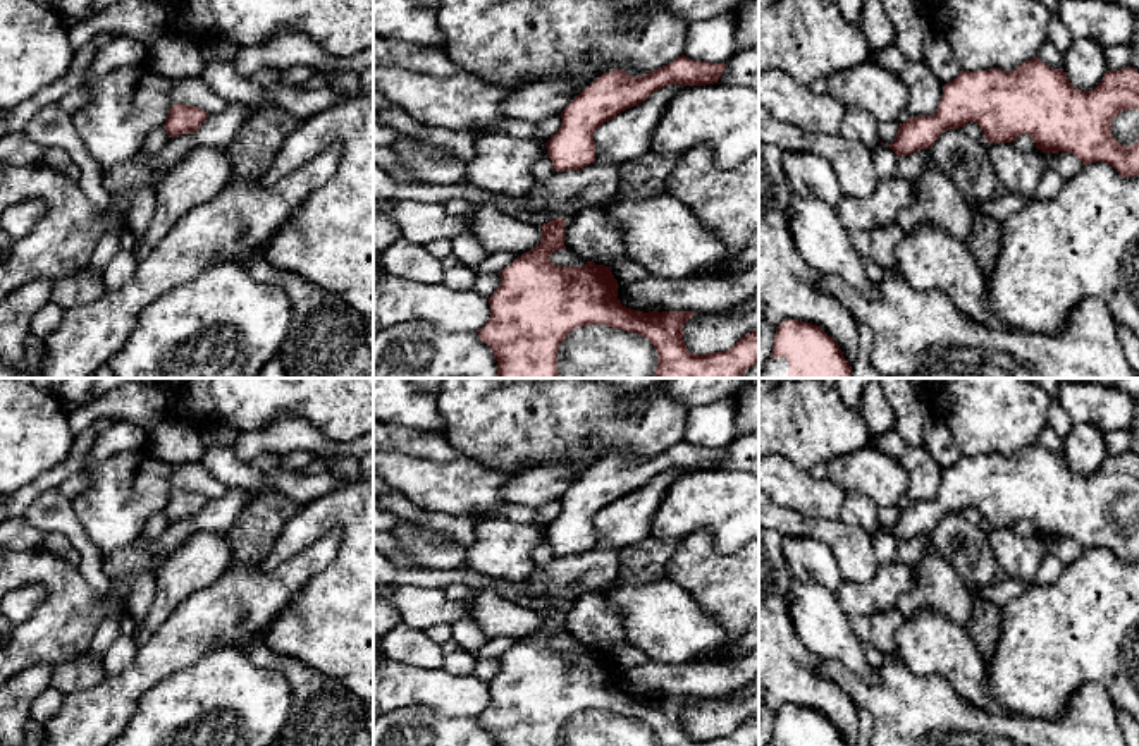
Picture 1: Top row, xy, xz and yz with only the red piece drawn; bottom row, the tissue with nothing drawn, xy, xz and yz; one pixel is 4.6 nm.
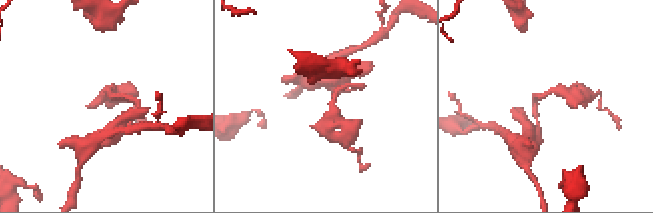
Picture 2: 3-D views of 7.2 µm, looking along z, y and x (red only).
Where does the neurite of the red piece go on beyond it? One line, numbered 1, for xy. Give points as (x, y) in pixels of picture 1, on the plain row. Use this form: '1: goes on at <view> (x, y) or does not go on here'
1: does not go on here

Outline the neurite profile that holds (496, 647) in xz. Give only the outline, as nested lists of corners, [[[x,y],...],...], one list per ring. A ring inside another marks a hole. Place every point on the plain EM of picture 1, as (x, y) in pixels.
[[[490,638],[489,643],[485,646],[482,646],[480,650],[473,651],[473,657],[477,660],[480,658],[494,658],[494,657],[501,657],[506,651],[509,651],[516,643],[520,643],[521,639],[518,638]]]

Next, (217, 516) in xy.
[[[231,486],[222,497],[208,500],[198,516],[175,523],[169,521],[158,540],[148,540],[145,535],[139,540],[158,564],[194,533],[225,535],[248,502],[249,495],[246,490]]]

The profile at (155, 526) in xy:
[[[160,511],[160,512],[153,514],[153,516],[148,519],[143,535],[145,535],[148,540],[158,540],[158,538],[163,535],[167,524],[169,524],[169,519],[167,519],[165,512]]]

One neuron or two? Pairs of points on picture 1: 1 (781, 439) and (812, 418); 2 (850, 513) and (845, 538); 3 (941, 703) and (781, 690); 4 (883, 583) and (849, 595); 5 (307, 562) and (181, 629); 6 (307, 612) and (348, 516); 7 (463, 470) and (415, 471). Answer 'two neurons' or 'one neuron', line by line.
1: one neuron
2: two neurons
3: two neurons
4: one neuron
5: one neuron
6: one neuron
7: one neuron

